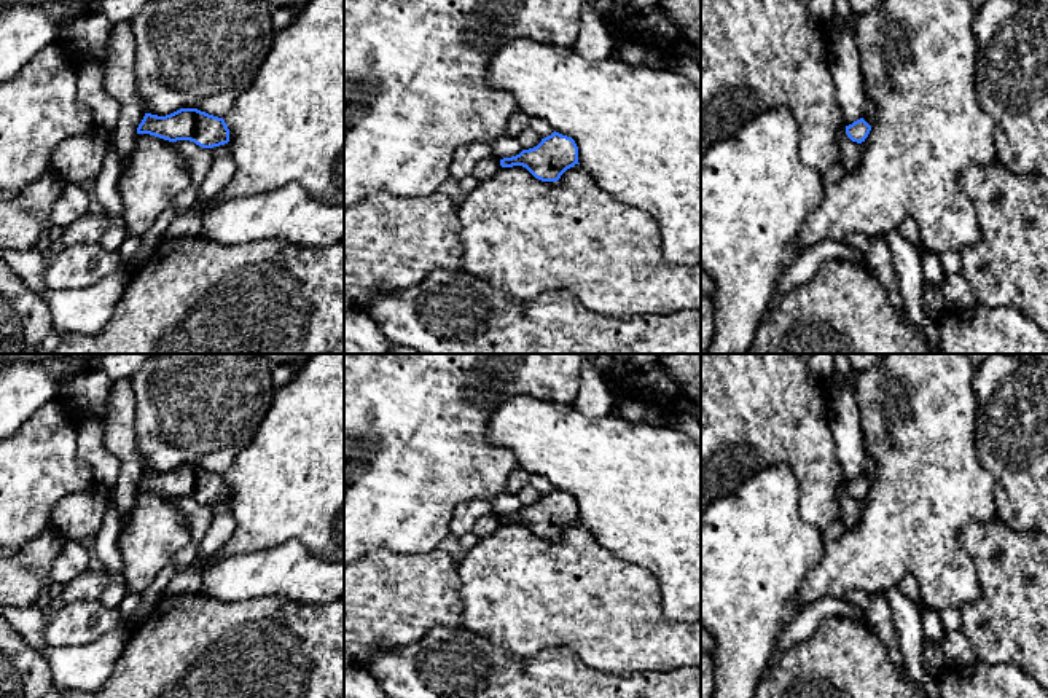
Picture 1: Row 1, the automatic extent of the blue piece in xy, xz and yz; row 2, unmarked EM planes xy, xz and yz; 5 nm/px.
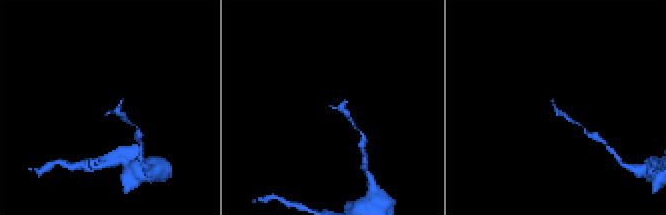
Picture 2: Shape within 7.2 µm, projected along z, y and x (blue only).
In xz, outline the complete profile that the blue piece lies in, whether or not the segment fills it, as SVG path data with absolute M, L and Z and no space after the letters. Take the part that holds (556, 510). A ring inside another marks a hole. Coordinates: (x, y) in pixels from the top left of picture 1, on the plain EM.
M556 488L542 496L537 504L500 516L502 524L522 523L542 539L557 539L575 521L580 521L575 497Z

